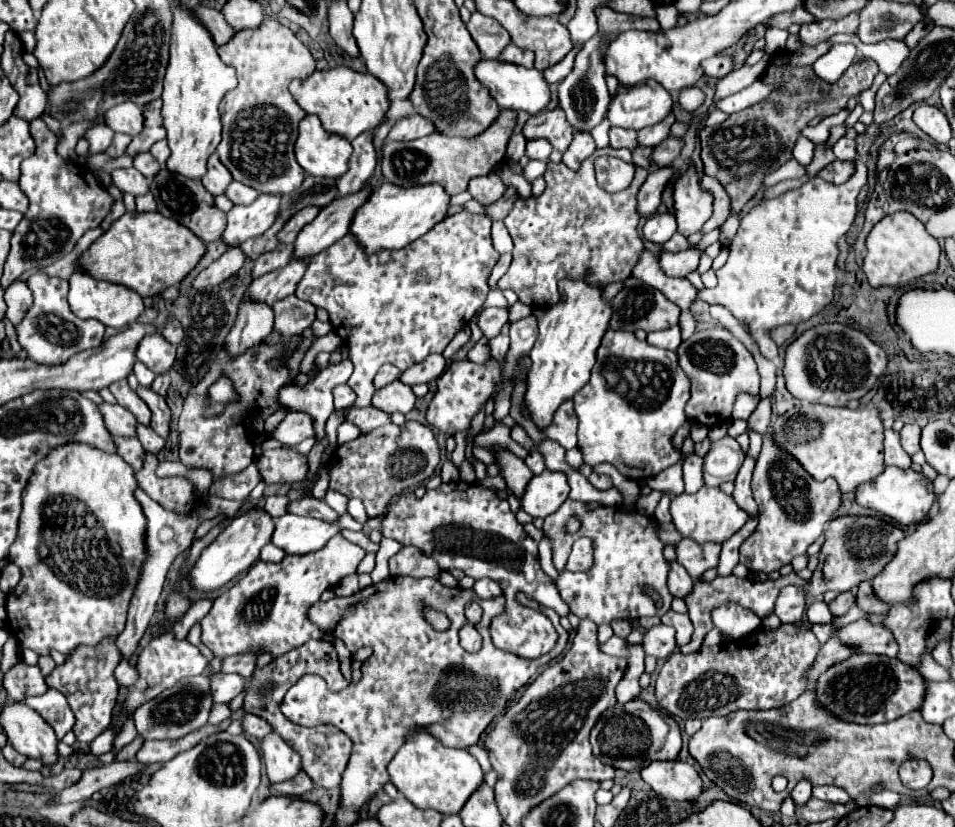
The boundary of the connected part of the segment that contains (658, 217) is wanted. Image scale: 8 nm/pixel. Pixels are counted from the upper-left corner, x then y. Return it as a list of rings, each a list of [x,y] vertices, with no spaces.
[[[655,213],[643,225],[643,237],[657,245],[663,245],[665,241],[669,241],[675,231],[677,231],[677,223],[673,213]]]

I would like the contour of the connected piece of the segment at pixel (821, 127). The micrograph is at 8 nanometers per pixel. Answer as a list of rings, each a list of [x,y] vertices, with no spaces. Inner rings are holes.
[[[845,107],[845,109],[841,109],[837,115],[825,117],[817,127],[807,127],[807,131],[803,131],[801,135],[807,137],[807,139],[811,139],[813,143],[823,143],[823,141],[827,141],[827,137],[829,137],[829,129],[831,129],[833,125],[845,123],[845,119],[849,117],[849,113],[851,113],[851,111]]]

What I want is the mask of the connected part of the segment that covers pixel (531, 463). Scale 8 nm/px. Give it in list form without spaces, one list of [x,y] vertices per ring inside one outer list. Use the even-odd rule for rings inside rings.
[[[536,448],[529,452],[524,462],[531,469],[533,475],[538,475],[545,470],[544,459]]]

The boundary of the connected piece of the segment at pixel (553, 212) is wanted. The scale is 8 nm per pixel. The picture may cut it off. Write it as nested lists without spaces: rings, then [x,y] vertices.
[[[611,147],[597,149],[589,159],[585,159],[585,163],[581,165],[579,171],[571,171],[563,163],[553,165],[547,161],[547,171],[545,171],[547,187],[545,187],[545,191],[539,197],[529,197],[524,201],[517,199],[511,213],[505,217],[505,225],[509,229],[509,235],[513,239],[515,247],[513,247],[511,267],[507,271],[507,275],[503,275],[499,279],[499,287],[515,291],[519,301],[529,305],[531,309],[551,307],[553,303],[557,303],[557,299],[559,299],[557,281],[565,279],[565,277],[583,279],[589,271],[591,275],[587,279],[591,283],[601,283],[601,285],[627,279],[631,275],[633,265],[637,263],[637,259],[643,251],[643,241],[639,239],[639,233],[637,233],[637,223],[639,223],[637,191],[645,183],[649,171],[643,171],[641,167],[637,167],[635,177],[625,191],[607,193],[607,191],[599,189],[599,185],[595,181],[595,167],[593,165],[595,165],[595,159],[601,155],[619,157],[625,163],[631,163],[631,153],[627,149],[611,149]]]

